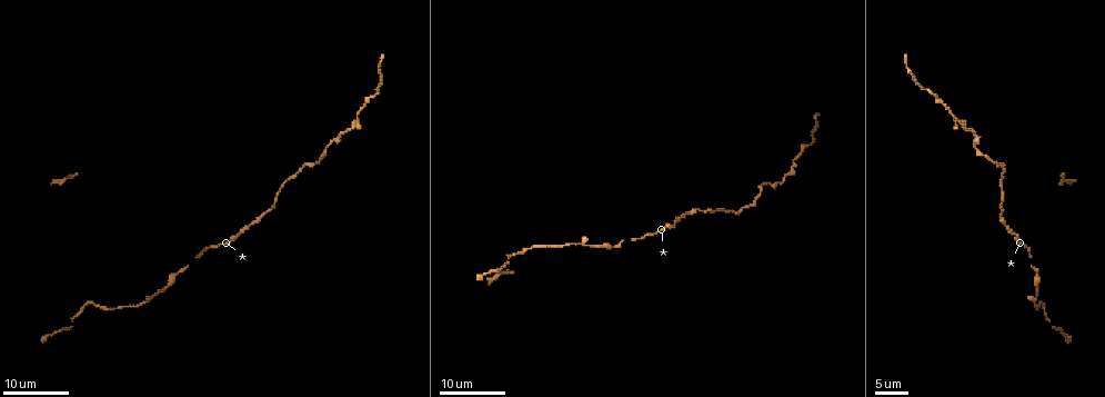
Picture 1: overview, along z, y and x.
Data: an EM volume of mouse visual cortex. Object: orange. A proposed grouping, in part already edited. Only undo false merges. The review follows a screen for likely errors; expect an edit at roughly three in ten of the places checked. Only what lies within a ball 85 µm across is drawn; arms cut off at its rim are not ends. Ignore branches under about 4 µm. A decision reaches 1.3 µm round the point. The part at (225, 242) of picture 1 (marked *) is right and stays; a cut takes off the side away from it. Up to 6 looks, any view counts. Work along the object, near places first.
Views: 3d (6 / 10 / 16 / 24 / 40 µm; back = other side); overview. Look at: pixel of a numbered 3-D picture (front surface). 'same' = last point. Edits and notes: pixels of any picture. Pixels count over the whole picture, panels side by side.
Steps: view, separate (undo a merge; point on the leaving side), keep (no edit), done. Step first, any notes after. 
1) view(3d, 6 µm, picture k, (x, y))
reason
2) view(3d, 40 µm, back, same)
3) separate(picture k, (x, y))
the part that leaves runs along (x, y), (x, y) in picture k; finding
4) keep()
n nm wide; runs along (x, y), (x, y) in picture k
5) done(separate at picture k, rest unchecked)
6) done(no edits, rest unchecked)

view(3d, 16 µm, picture 1, (237, 234))
thin neck

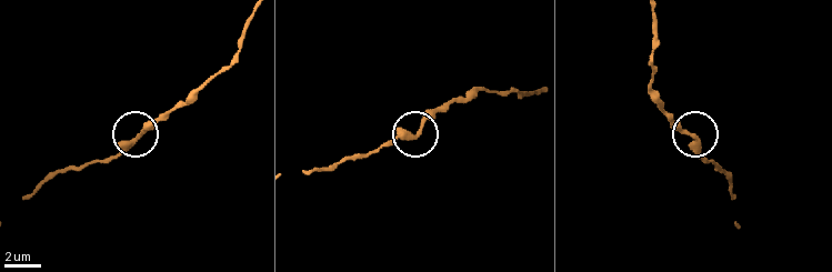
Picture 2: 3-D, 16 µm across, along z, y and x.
view(3d, 10 µm, picture 2, (689, 133))
zoom in

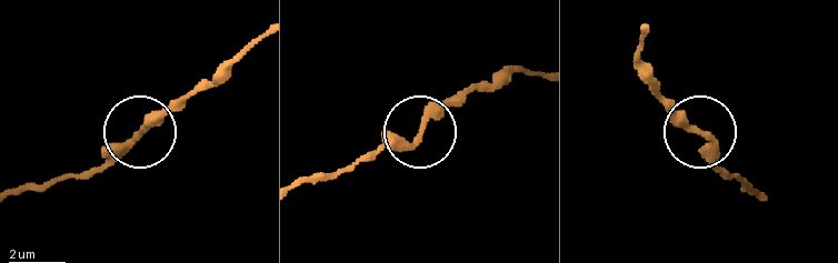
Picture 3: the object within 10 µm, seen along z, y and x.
keep()
250 nm wide; runs along (722, 170), (708, 141), (652, 93) in picture 3; all the same neuron

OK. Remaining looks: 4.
view(3d, 16 µm, picture 1, (998, 218))
sudden change in width

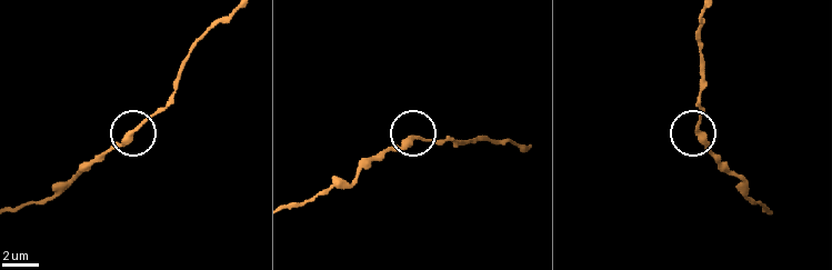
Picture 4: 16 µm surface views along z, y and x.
view(3d, 10 µm, picture 4, (137, 131))
zoom in

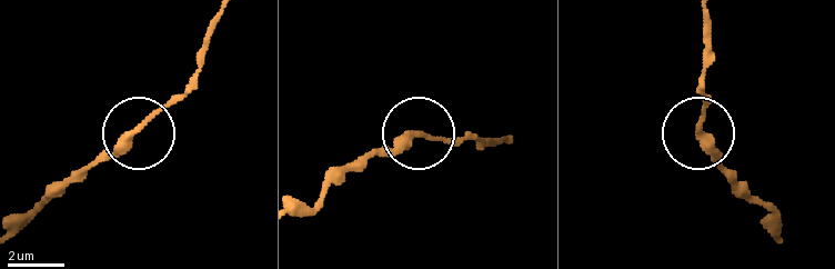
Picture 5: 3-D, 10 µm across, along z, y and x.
view(3d, 10 µm, back, picture 5, (698, 130))

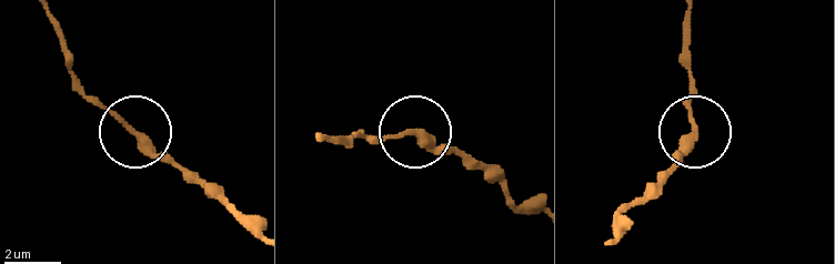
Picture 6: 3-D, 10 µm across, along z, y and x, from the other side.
keep()
260 nm wide; runs along (257, 232), (207, 184), (121, 128), (73, 80) in picture 6; continuous, no second neuron

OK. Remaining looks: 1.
done(no edits, rest unchecked)

